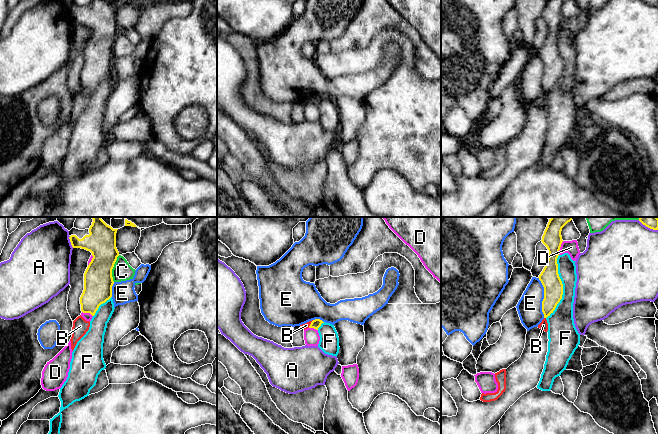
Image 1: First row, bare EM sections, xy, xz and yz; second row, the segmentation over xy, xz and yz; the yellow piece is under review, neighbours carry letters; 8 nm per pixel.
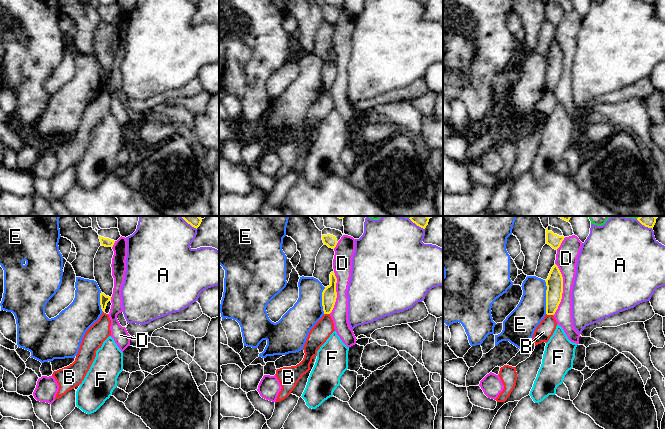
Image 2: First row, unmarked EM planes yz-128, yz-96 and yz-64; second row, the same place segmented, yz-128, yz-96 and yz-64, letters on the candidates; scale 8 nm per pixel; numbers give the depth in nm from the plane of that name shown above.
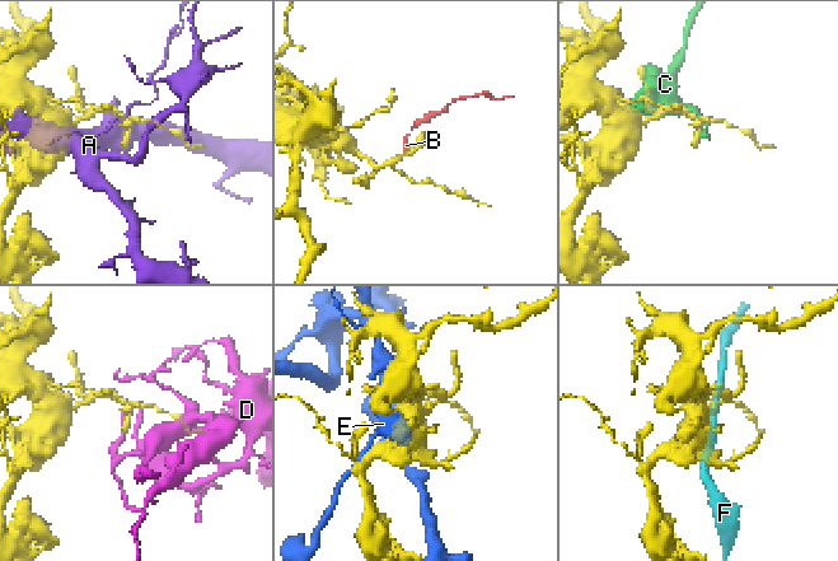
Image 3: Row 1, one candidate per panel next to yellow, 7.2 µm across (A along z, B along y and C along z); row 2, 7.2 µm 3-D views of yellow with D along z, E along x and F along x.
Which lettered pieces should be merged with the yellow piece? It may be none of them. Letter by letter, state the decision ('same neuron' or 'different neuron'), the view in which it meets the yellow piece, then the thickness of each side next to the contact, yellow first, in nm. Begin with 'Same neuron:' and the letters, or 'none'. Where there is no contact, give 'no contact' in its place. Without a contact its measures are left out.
Same neuron: none
A: different neuron; contact in xy; calibres 240 and 440 nm
B: different neuron; contact in xz; calibres 70 and 50 nm
C: different neuron; contact in xy; calibres 240 and 160 nm
D: different neuron; contact in yz; calibres 160 and 110 nm
E: different neuron; contact in yz; calibres 160 and 200 nm
F: different neuron; contact in yz; calibres 160 and 180 nm

